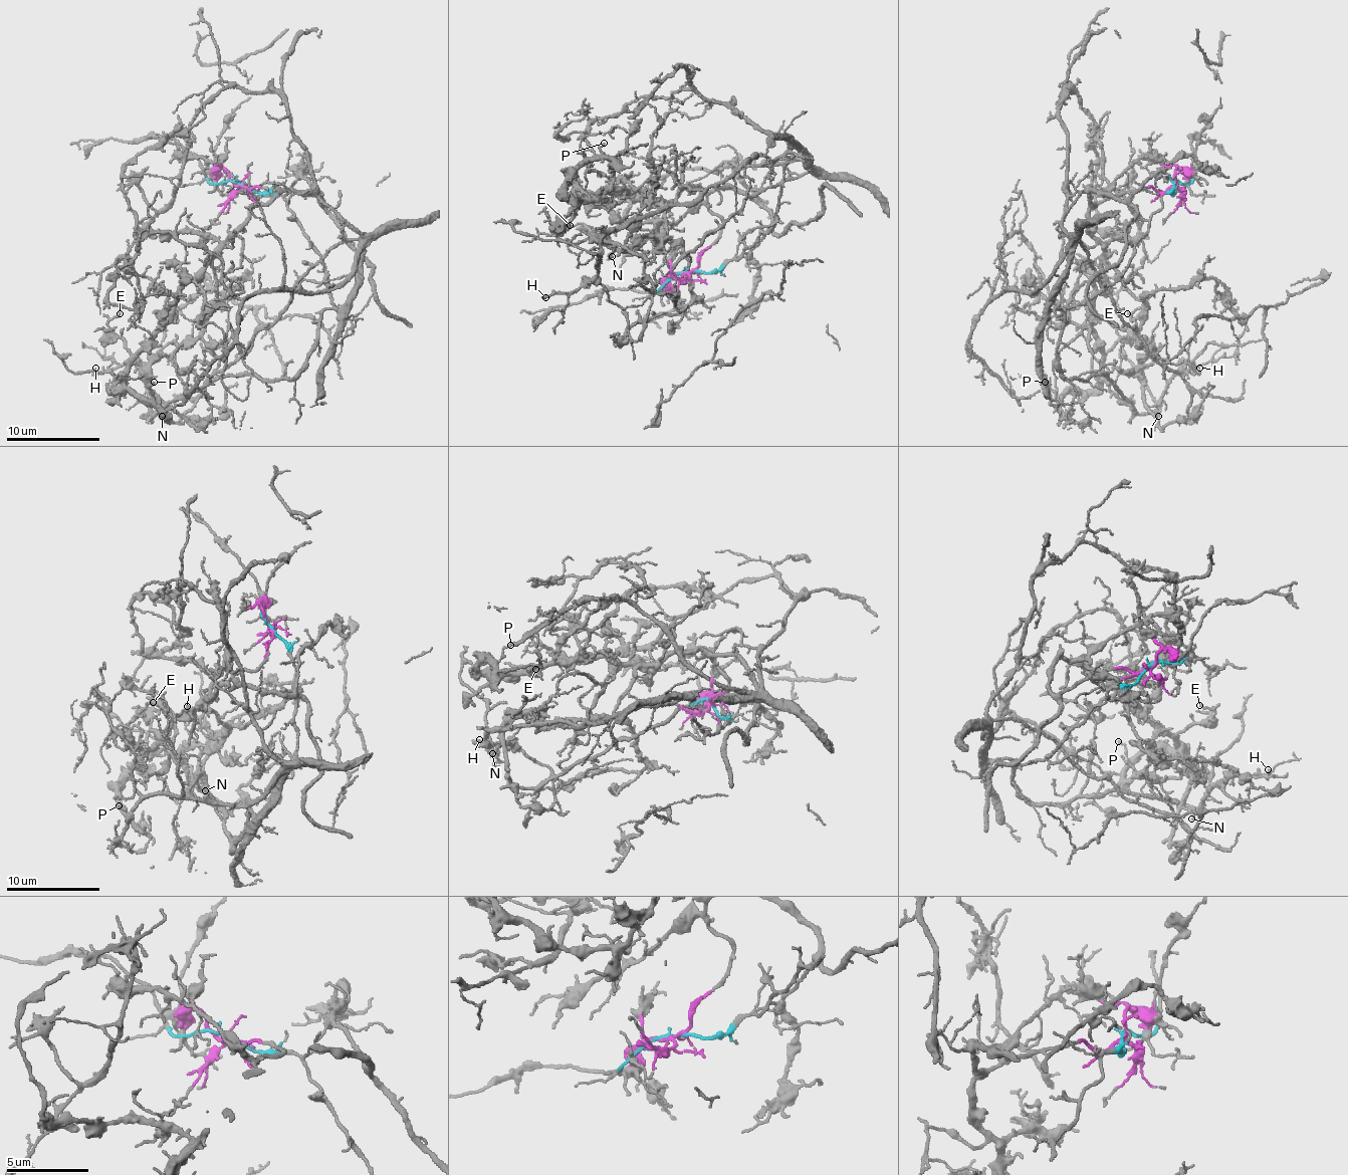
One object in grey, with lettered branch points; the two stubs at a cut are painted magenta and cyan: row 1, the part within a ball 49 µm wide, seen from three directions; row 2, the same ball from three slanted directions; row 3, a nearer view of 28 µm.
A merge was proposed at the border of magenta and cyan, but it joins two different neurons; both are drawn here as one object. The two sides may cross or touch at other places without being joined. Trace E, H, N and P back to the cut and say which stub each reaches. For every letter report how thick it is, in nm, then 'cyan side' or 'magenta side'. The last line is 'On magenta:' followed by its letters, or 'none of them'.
E: 140 nm thick; magenta side
H: 190 nm thick; cyan side
N: 120 nm thick; magenta side
P: 140 nm thick; magenta side
On magenta: E, N, P

